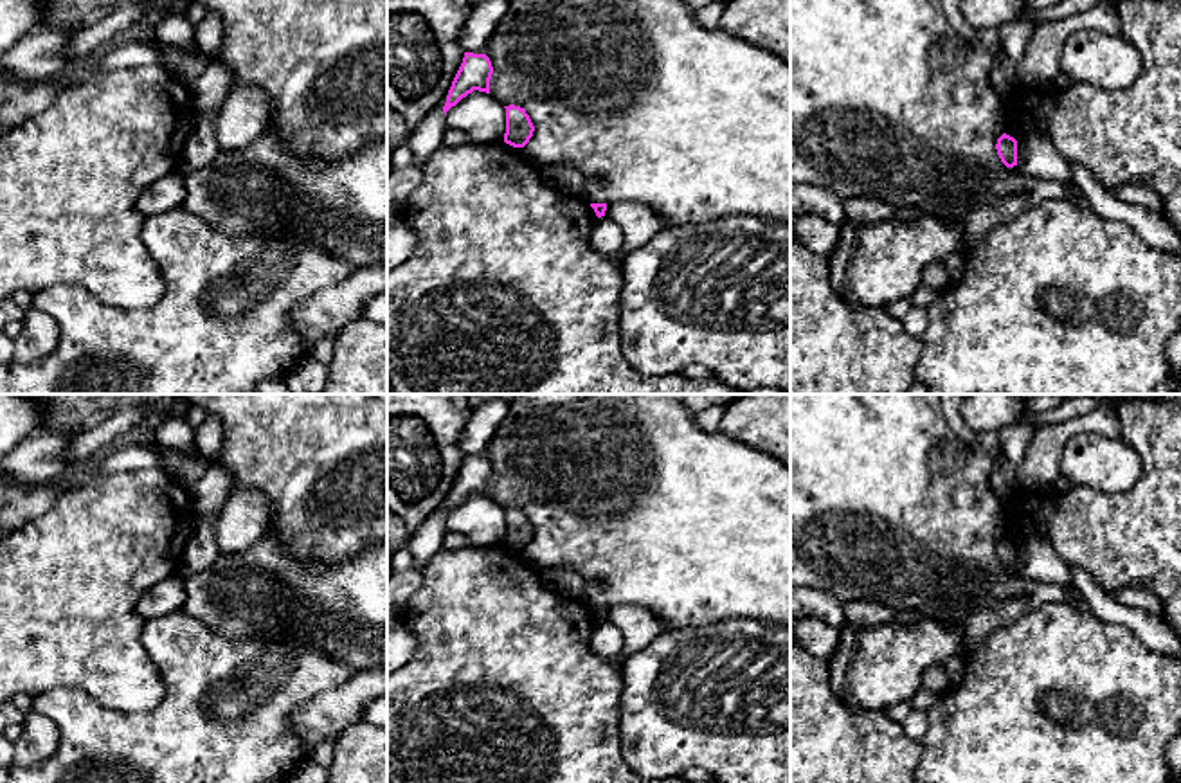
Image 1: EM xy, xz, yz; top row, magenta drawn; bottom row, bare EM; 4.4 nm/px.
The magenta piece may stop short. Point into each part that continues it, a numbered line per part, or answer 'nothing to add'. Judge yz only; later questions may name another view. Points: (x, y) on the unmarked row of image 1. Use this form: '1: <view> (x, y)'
nothing to add

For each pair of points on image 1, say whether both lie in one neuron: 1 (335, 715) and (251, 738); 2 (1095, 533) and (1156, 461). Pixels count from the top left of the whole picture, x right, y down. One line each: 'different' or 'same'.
1: different
2: same

